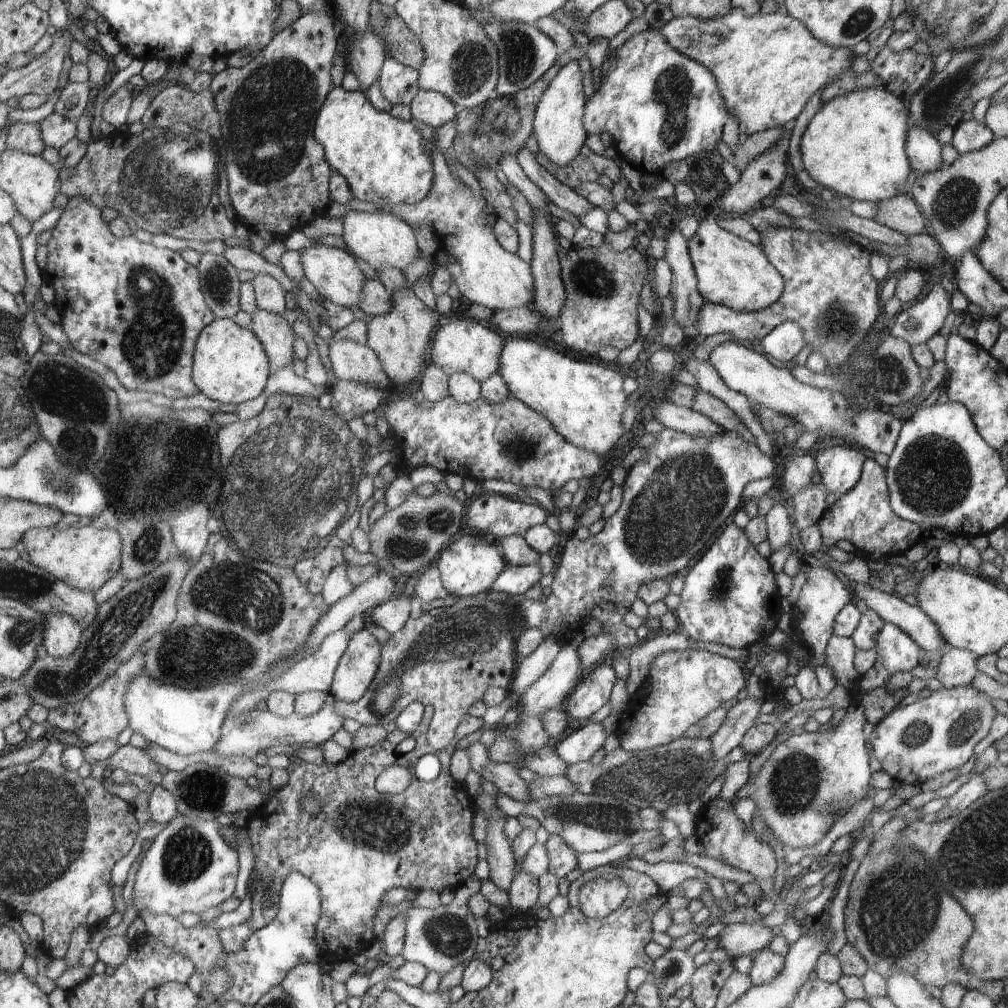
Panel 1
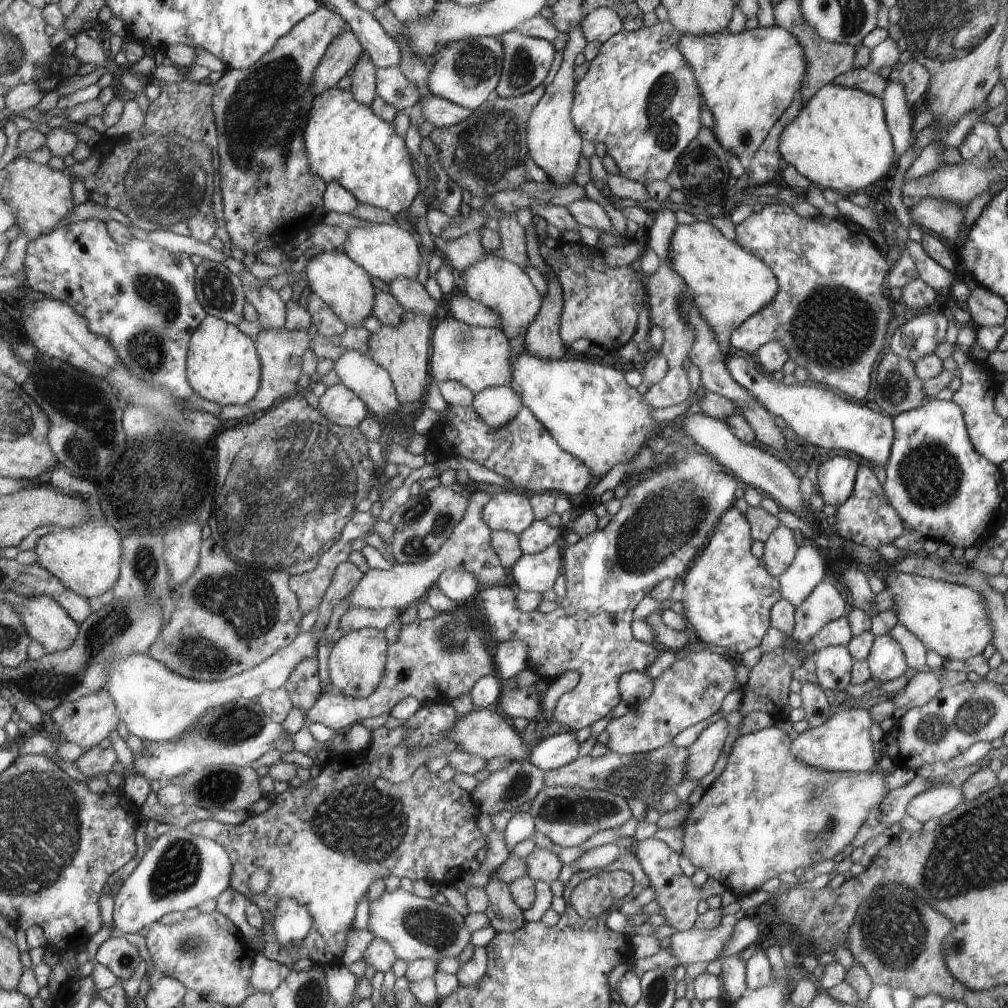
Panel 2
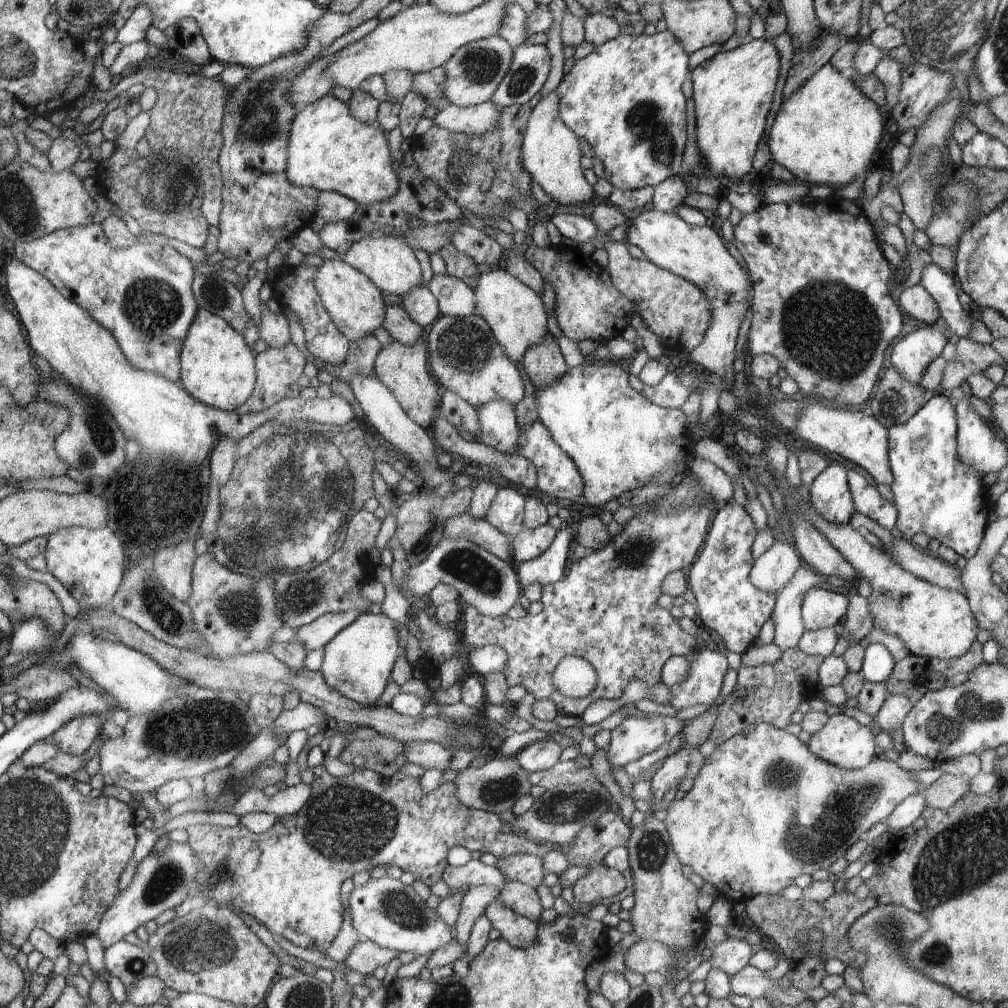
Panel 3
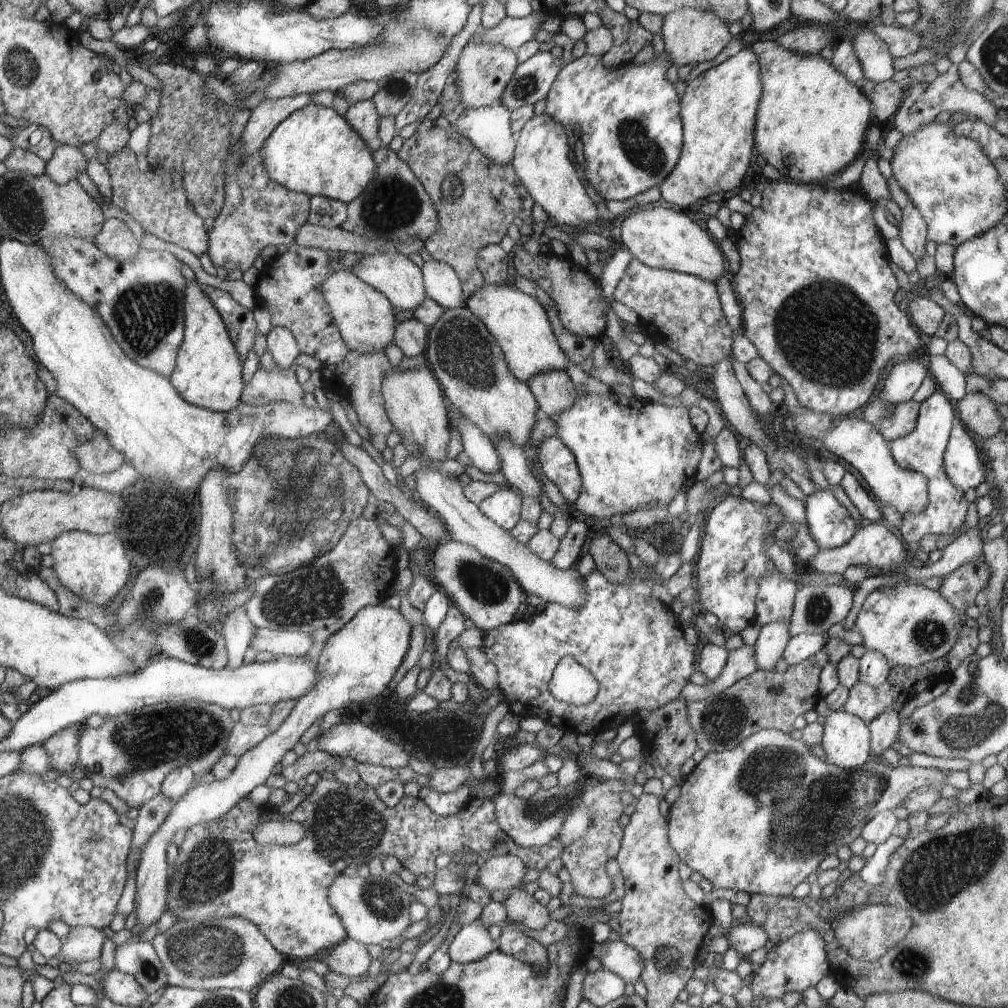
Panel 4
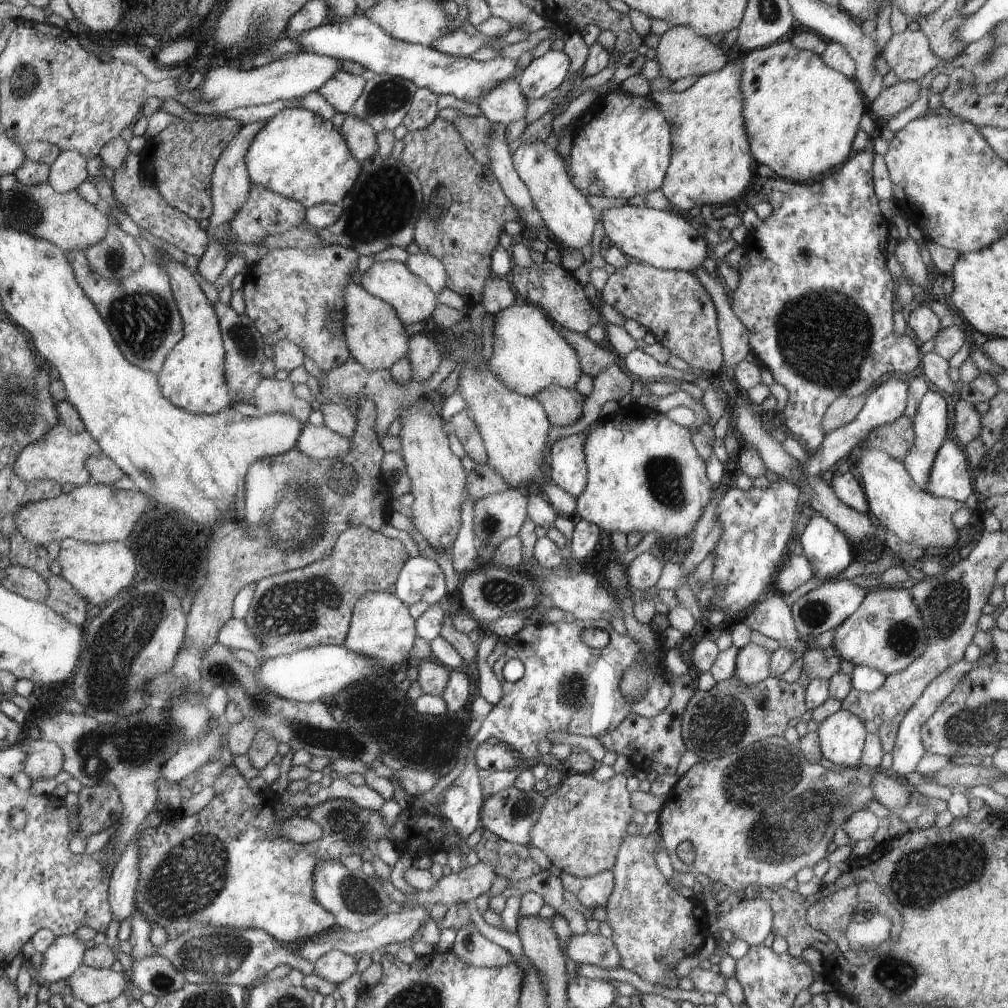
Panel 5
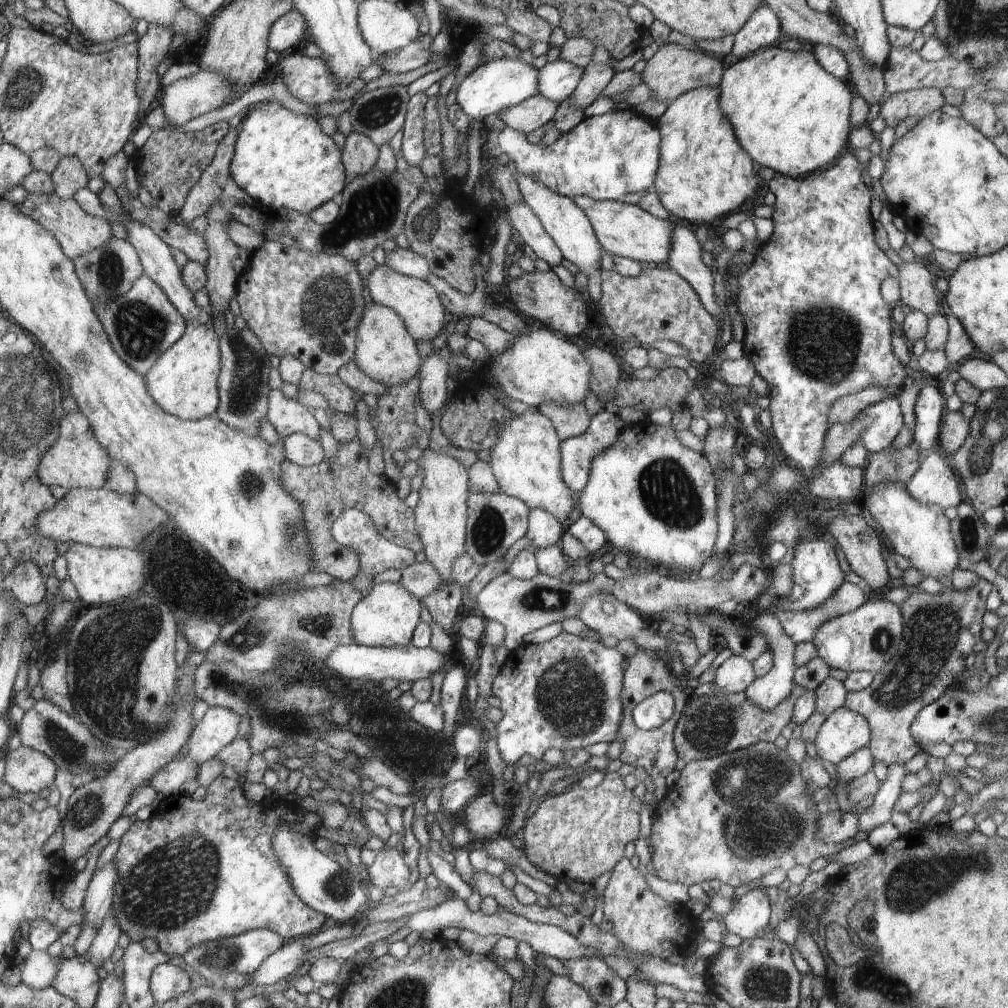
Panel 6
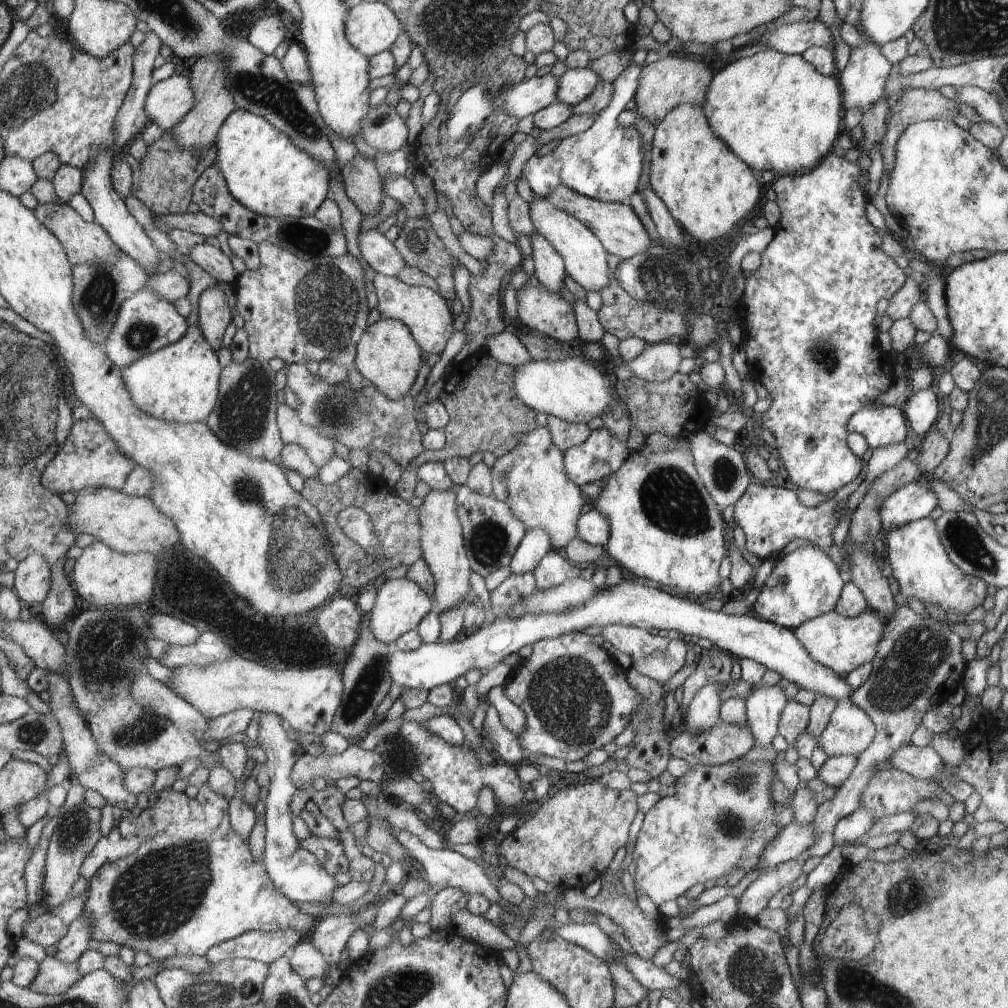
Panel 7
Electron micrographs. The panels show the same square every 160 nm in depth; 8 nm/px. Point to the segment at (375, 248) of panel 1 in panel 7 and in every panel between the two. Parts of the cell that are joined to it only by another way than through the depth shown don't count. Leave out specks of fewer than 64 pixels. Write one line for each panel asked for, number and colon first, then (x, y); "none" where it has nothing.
2: (387, 251)
3: (392, 264)
4: (396, 276)
5: (408, 294)
6: (417, 303)
7: (425, 312)

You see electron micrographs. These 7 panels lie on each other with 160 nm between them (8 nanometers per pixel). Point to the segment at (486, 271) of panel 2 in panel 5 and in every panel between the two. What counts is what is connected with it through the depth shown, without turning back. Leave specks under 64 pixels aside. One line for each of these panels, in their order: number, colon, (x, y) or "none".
3: (515, 313)
4: (518, 321)
5: (529, 354)

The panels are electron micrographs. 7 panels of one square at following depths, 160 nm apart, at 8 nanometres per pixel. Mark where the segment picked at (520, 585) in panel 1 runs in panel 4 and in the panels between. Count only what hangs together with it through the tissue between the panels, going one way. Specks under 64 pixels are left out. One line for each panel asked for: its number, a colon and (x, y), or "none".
2: (537, 572)
3: (547, 568)
4: (570, 549)

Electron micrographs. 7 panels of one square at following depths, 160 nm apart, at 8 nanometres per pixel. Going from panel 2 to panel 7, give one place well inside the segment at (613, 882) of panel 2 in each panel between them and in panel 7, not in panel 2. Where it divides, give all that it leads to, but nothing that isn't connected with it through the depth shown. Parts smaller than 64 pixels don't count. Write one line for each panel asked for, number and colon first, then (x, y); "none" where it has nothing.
3: (600, 882)
4: (591, 836)
5: (582, 827)
6: (578, 835)
7: (573, 838)

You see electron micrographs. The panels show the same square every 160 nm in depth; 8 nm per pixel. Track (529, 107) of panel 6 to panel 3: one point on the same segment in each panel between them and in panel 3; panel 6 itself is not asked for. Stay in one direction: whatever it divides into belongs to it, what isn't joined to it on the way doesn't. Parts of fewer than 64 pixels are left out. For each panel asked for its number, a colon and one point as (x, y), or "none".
3: (474, 72)
4: (484, 71)
5: (505, 104)

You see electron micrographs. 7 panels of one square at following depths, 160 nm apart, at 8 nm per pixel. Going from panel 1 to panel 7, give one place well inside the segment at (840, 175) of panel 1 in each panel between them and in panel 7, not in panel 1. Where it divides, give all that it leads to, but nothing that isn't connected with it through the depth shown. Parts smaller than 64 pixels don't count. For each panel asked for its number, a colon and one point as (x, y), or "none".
2: (840, 139)
3: (827, 132)
4: (811, 123)
5: (802, 117)
6: (792, 116)
7: (775, 111)

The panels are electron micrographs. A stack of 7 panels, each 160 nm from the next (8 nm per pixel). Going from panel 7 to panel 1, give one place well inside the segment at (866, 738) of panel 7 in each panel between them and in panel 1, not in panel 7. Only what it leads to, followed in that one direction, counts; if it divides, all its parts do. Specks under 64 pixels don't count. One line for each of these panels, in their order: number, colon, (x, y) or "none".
1: (810, 779)
2: (843, 743)
3: (842, 741)
4: (846, 739)
5: (842, 736)
6: (844, 732)

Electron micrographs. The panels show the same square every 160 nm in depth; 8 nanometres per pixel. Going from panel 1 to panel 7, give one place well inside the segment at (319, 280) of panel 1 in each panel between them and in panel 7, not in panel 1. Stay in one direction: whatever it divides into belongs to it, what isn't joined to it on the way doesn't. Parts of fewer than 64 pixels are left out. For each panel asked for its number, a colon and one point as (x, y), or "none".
2: (335, 276)
3: (355, 300)
4: (367, 319)
5: (377, 336)
6: (385, 351)
7: (388, 358)

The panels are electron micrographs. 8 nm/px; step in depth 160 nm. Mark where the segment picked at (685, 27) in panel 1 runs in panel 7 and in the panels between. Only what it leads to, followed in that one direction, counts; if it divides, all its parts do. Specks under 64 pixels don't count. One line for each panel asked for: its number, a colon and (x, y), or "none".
2: (748, 79)
3: (732, 91)
4: (719, 108)
5: (710, 166)
6: (705, 174)
7: (708, 189)

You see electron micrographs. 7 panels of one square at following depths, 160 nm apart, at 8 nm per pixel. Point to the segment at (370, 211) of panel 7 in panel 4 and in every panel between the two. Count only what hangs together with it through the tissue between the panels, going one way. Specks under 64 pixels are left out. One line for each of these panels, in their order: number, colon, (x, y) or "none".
4: (363, 117)
5: (362, 139)
6: (360, 153)

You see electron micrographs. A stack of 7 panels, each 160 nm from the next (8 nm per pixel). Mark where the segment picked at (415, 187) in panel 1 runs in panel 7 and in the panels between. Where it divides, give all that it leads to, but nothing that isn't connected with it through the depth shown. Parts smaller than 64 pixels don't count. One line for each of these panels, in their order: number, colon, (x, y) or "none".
2: (346, 141)
3: (330, 150)
4: (315, 151)
5: (298, 154)
6: (284, 160)
7: (263, 168)

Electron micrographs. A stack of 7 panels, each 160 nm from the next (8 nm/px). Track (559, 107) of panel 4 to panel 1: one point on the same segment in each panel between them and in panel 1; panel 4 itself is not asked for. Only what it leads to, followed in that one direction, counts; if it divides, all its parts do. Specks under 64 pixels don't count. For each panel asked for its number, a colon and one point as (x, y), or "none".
1: (659, 106)
2: (639, 97)
3: (624, 98)

